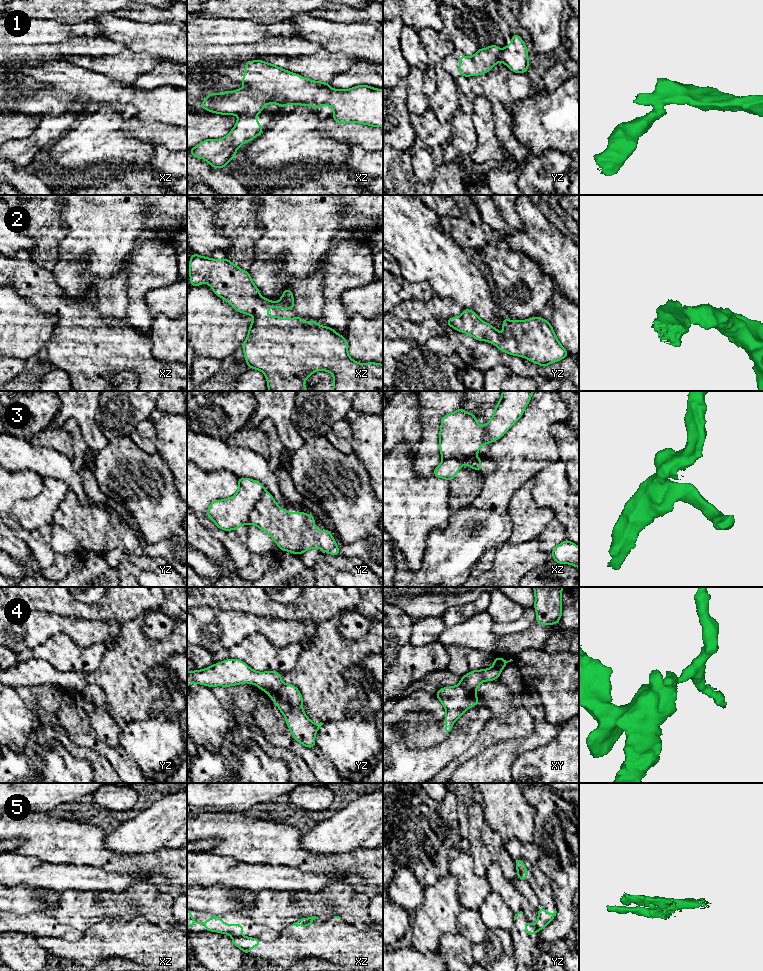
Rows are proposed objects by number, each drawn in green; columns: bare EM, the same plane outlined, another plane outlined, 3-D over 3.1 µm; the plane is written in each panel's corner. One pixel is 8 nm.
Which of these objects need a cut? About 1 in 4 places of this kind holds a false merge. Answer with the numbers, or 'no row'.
1, 3, 4, 5

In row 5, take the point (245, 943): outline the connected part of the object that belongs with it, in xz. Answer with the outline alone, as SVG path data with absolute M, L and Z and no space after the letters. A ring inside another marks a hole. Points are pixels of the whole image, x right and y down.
M234 936L232 937L232 943L238 948L240 948L245 954L250 954L249 951L253 947L259 946L261 941L259 940L259 938L250 938L247 936Z

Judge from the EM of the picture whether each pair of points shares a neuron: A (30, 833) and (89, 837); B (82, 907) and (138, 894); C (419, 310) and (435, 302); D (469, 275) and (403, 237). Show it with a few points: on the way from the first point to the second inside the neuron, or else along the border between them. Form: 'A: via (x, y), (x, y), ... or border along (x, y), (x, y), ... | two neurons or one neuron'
A: via (45, 837), (74, 837) | one neuron
B: via (96, 905), (124, 904) | one neuron
C: via (423, 310), (431, 306) | one neuron
D: via (453, 274), (419, 244) | one neuron

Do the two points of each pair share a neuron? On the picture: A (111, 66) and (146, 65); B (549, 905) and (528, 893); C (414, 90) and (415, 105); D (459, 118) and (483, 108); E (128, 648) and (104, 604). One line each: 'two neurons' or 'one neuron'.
A: one neuron
B: two neurons
C: one neuron
D: two neurons
E: two neurons

